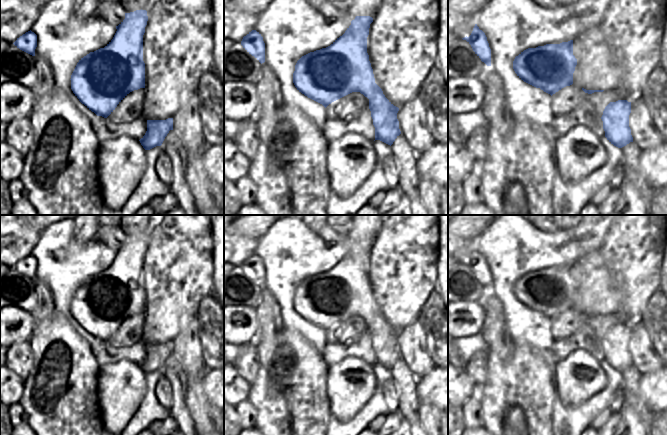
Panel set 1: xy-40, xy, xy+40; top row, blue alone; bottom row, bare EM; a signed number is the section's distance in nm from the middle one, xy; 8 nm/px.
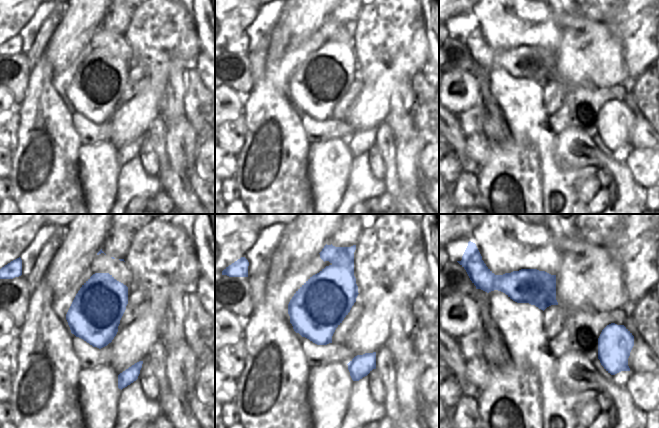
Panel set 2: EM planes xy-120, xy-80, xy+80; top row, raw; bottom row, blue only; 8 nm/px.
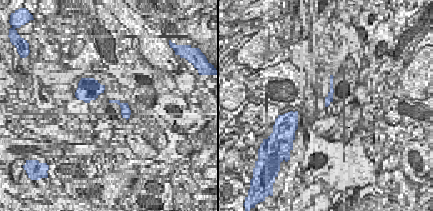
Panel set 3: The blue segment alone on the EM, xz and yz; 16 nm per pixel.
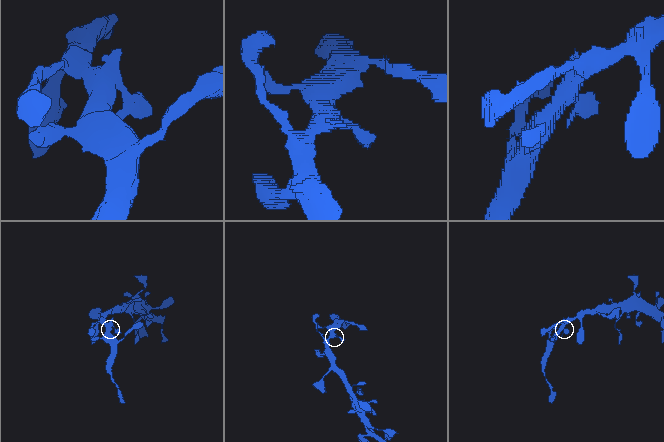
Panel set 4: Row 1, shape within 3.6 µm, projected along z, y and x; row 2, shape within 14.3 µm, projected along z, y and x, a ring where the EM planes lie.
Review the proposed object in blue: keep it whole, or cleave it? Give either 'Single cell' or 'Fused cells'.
Single cell

